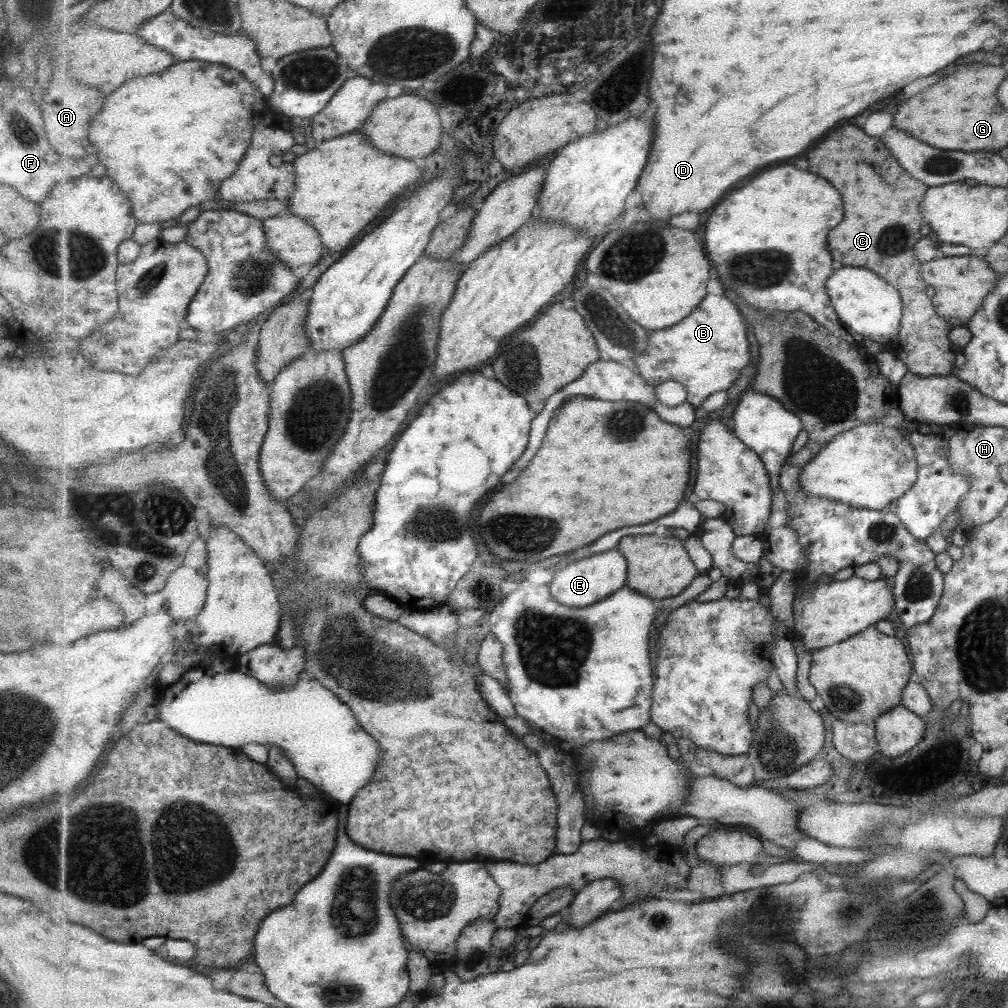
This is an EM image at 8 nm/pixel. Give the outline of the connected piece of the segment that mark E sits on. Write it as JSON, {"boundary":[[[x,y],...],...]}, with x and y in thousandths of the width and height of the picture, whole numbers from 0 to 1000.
{"boundary":[[[606,546],[600,550],[580,554],[572,560],[564,560],[548,575],[546,585],[557,599],[568,603],[580,603],[610,589],[612,585],[618,583],[618,579],[622,579],[622,556],[614,546]]]}

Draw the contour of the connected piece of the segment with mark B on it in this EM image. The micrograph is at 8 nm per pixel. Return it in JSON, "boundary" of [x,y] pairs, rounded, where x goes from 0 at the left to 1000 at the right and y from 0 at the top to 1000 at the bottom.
{"boundary":[[[702,292],[682,317],[654,329],[646,329],[644,351],[635,351],[628,359],[646,383],[670,377],[683,387],[684,401],[697,403],[707,389],[729,383],[737,365],[745,359],[745,339],[738,314],[723,295]]]}

